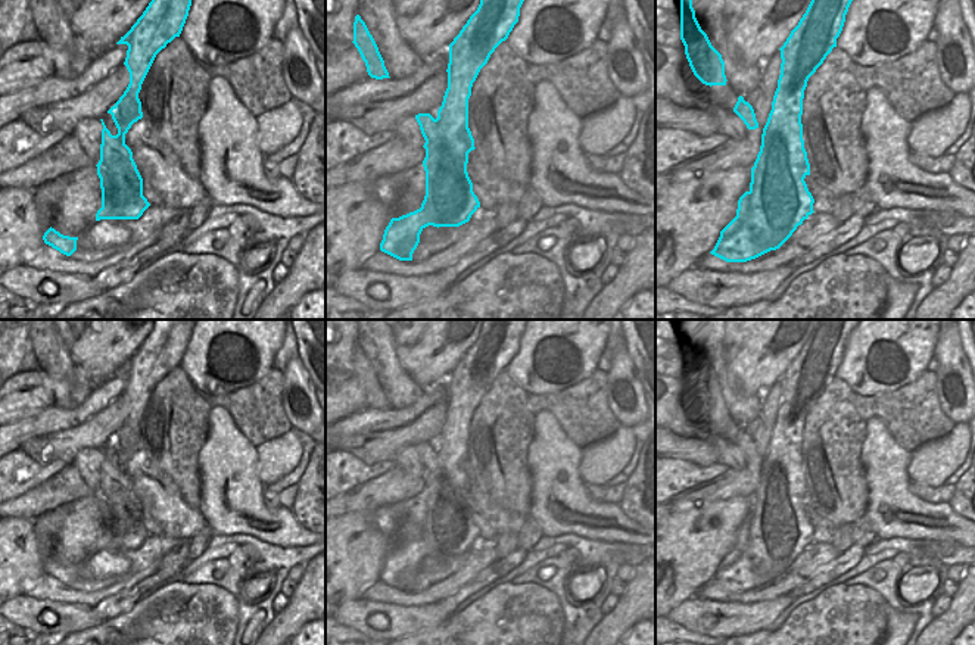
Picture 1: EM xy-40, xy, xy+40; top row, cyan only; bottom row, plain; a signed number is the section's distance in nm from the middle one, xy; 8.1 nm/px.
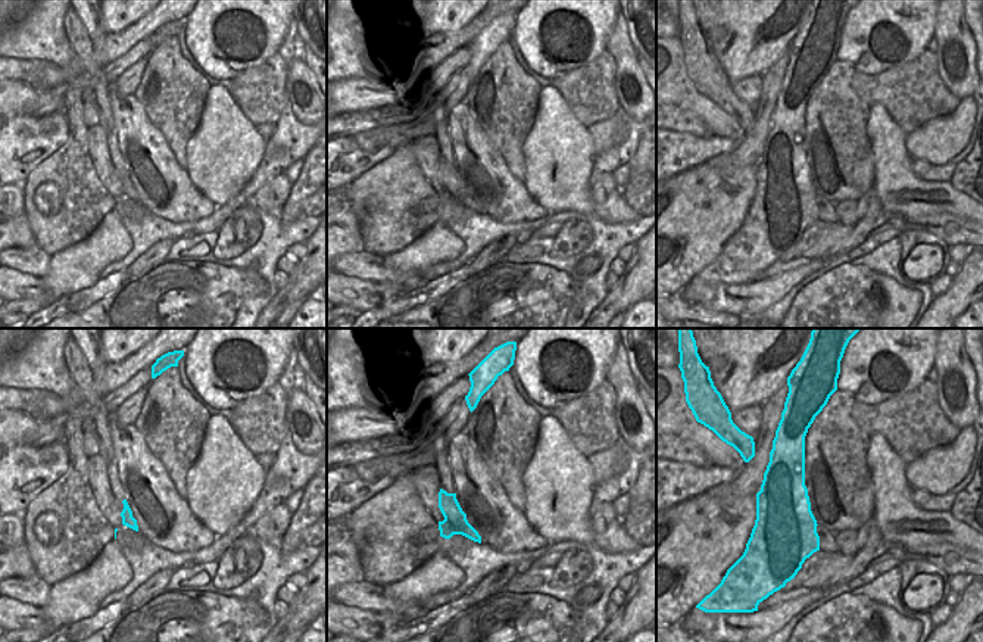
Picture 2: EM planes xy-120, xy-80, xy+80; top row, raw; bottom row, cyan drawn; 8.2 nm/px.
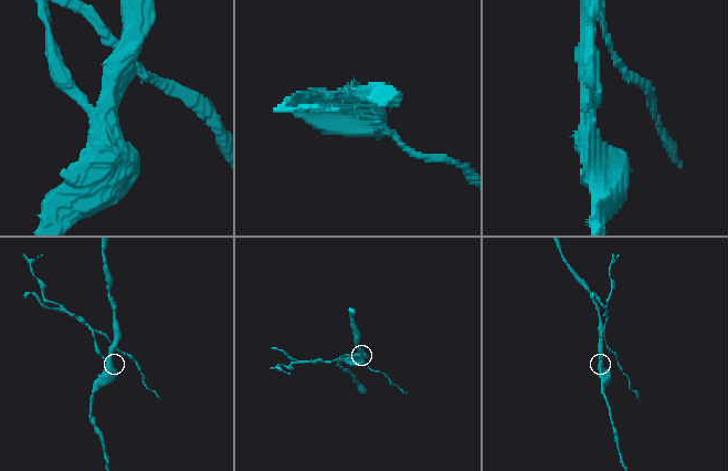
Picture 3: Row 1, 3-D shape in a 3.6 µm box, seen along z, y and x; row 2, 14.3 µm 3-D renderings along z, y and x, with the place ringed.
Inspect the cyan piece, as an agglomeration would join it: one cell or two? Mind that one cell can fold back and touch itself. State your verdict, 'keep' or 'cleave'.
cleave

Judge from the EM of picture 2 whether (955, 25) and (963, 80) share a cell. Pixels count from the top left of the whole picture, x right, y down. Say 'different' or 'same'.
same

